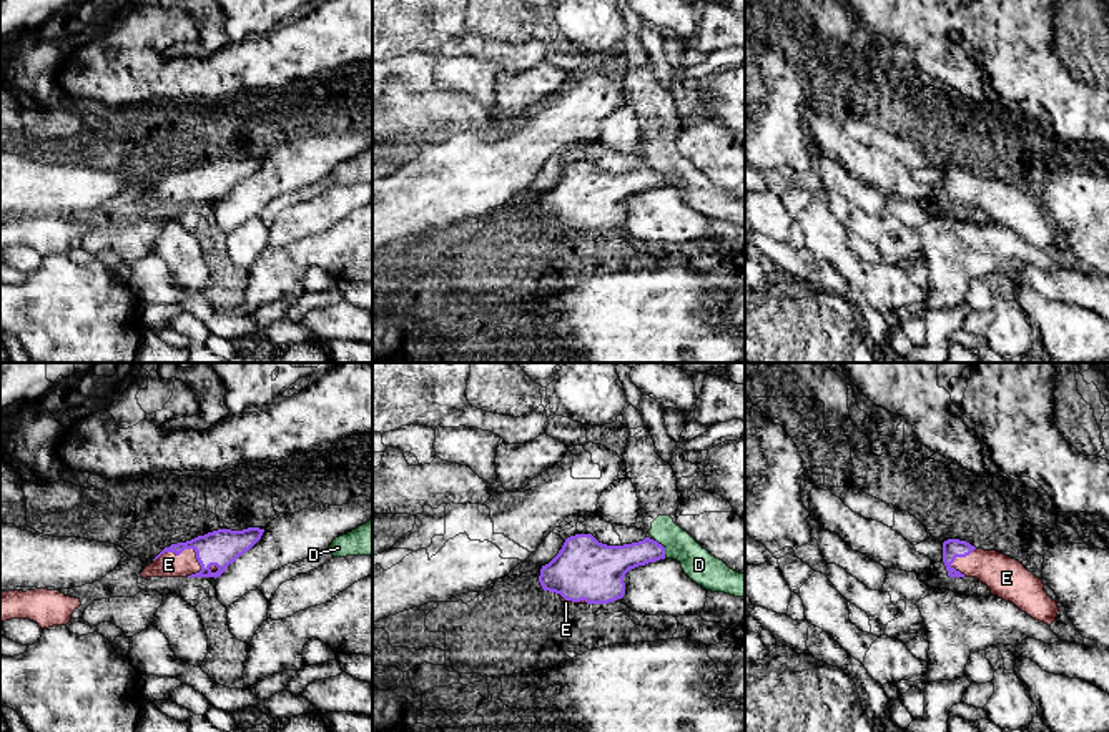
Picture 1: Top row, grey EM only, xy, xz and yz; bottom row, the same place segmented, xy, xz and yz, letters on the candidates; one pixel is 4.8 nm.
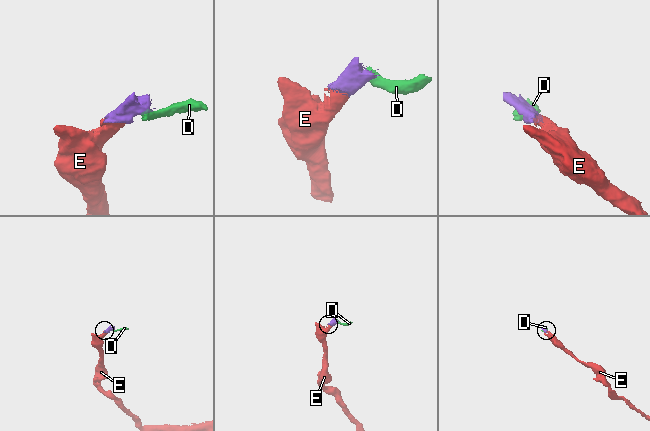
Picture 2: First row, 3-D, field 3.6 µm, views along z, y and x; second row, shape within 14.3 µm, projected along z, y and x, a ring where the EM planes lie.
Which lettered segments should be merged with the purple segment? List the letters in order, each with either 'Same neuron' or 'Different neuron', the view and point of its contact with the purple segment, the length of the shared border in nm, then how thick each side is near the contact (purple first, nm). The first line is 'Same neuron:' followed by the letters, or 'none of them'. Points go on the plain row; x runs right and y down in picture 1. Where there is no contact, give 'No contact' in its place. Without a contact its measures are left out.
Same neuron: E
D: Different neuron. Touches purple at xz (664, 177). Shared border 110 nm. Thickness 160 nm (purple) against 160 nm
E: Same neuron. Touches purple at xy (183, 177). Shared border 240 nm. Thickness 180 nm (purple) against 120 nm

